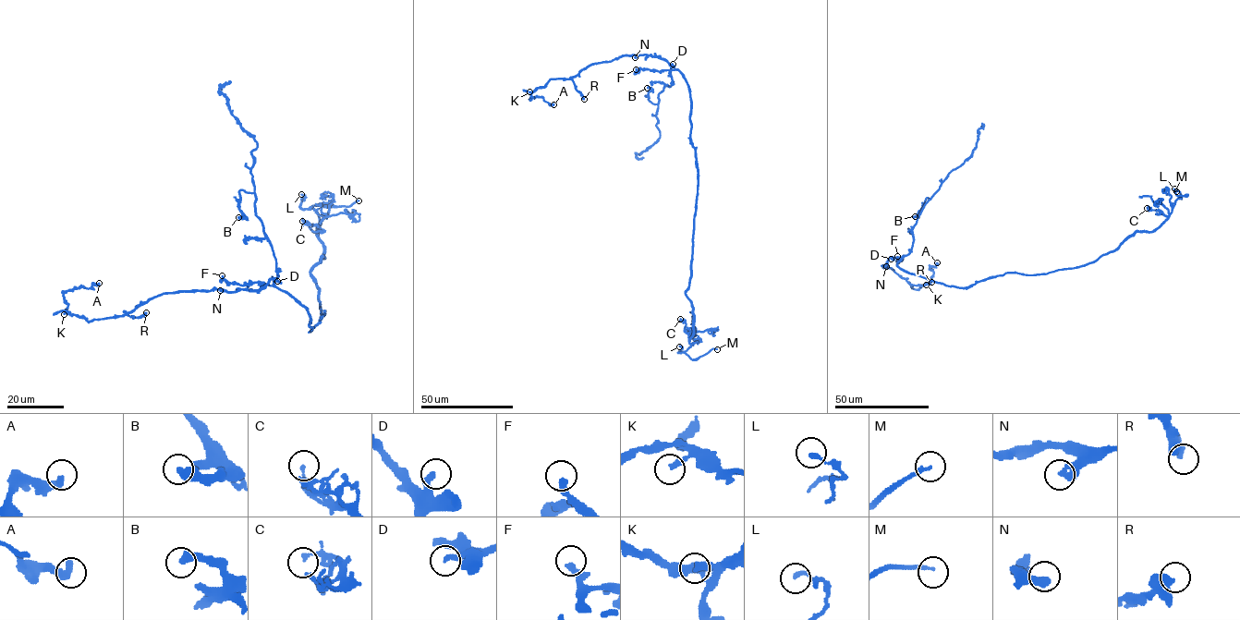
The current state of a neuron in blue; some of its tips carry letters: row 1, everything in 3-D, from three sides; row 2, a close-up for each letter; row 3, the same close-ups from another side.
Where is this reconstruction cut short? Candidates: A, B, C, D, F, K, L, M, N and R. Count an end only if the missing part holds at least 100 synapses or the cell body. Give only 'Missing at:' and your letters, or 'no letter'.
Missing at: M

